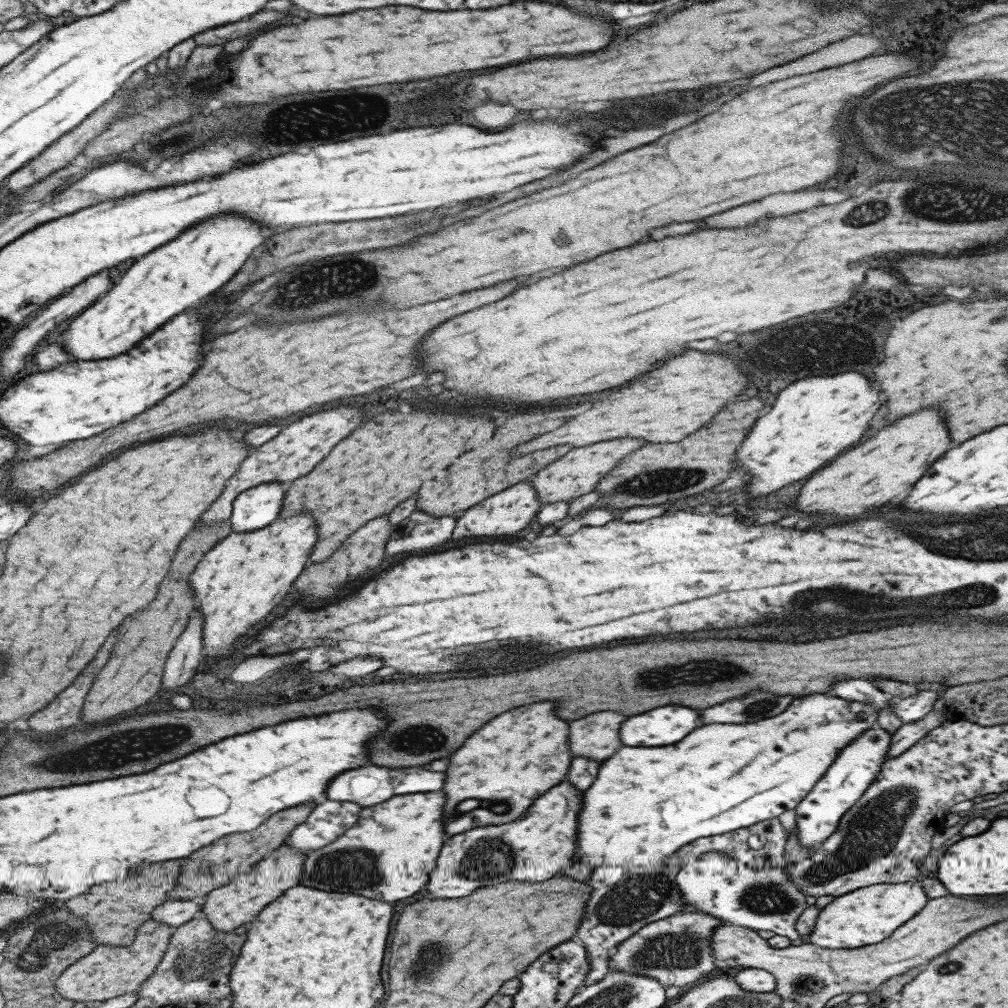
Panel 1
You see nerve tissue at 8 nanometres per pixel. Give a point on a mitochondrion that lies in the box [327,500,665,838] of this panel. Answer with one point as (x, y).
(500, 658)

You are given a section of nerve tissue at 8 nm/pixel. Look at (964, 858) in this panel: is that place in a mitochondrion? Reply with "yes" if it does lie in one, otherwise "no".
no

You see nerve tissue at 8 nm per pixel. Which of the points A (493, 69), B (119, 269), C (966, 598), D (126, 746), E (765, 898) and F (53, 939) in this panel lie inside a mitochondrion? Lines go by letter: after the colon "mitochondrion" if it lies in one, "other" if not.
A: other
B: other
C: mitochondrion
D: mitochondrion
E: mitochondrion
F: mitochondrion

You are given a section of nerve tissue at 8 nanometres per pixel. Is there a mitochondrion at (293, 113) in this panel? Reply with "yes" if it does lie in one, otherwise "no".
yes

